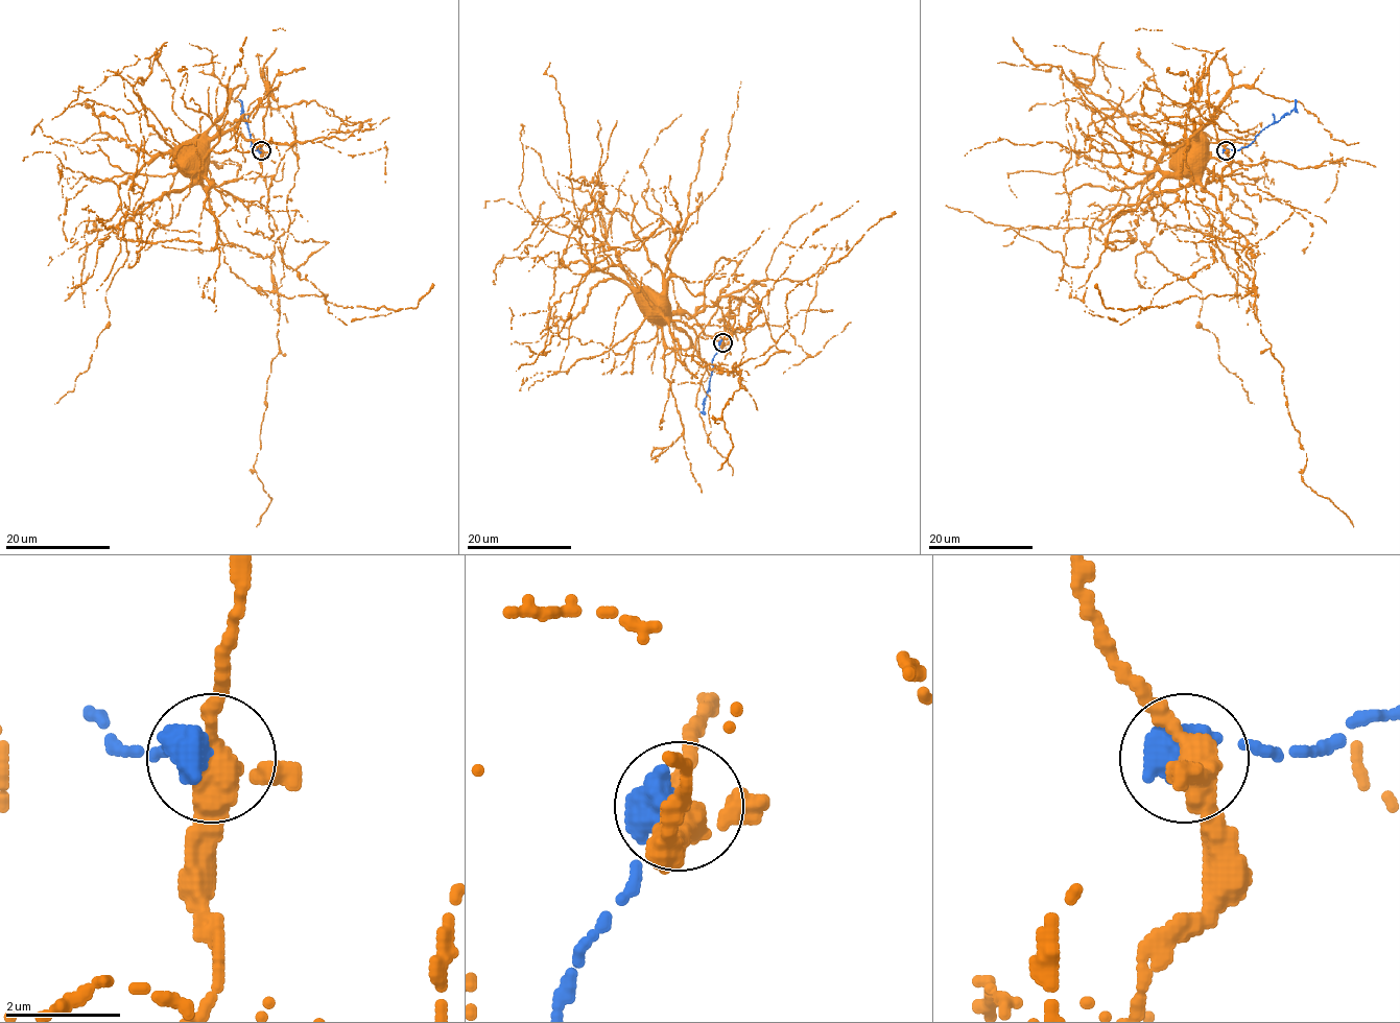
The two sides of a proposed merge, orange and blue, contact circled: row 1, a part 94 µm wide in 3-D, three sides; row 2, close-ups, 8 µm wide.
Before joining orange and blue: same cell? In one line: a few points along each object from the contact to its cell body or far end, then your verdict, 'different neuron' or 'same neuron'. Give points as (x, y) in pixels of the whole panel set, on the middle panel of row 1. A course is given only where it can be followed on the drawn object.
orange via (724, 342), (730, 325), (724, 316), (727, 306), (715, 306), (704, 329), (687, 313), (658, 308) | blue via (724, 342), (711, 360), (704, 412), (700, 412) | different neuron

